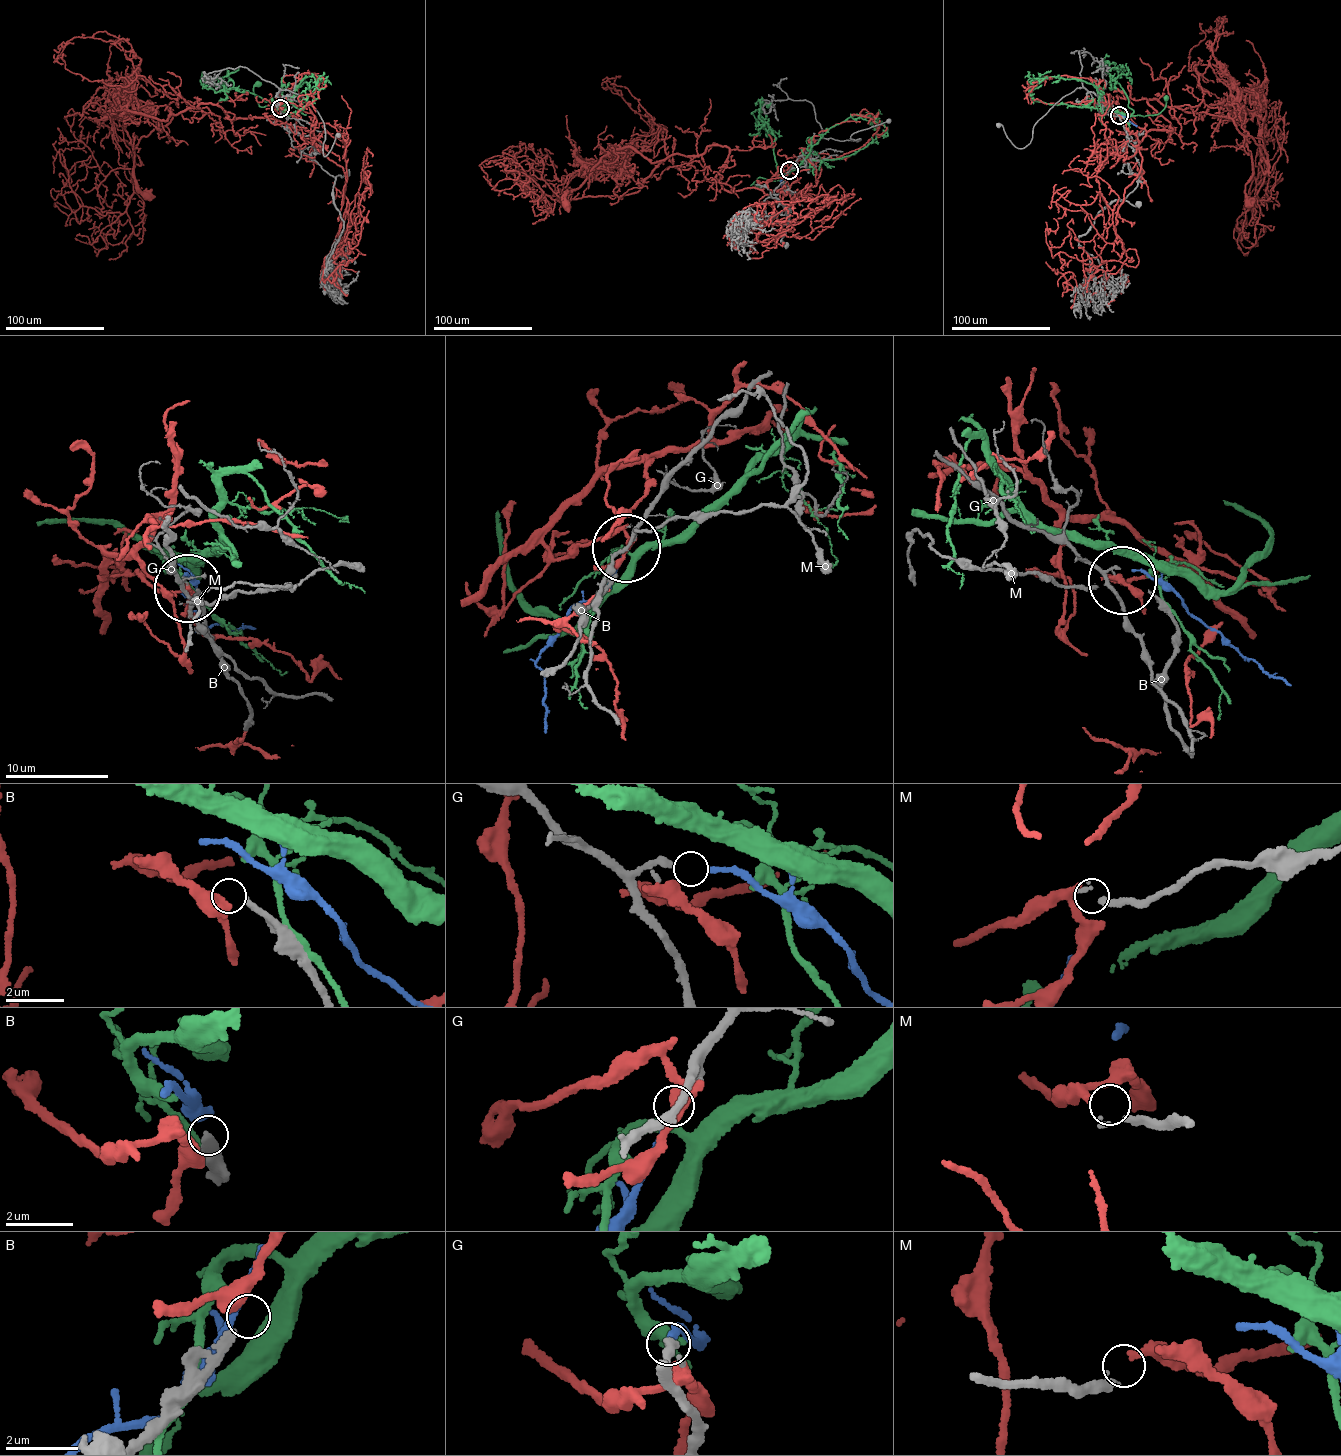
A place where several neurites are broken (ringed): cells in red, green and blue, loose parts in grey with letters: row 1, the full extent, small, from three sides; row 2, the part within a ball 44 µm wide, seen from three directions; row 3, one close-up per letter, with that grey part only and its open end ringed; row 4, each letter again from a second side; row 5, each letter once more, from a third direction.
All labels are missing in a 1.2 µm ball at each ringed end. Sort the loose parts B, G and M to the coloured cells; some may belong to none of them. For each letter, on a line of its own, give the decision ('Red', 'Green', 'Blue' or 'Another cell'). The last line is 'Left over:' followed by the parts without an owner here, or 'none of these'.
B: Another cell
G: Blue
M: Red
Left over: B

